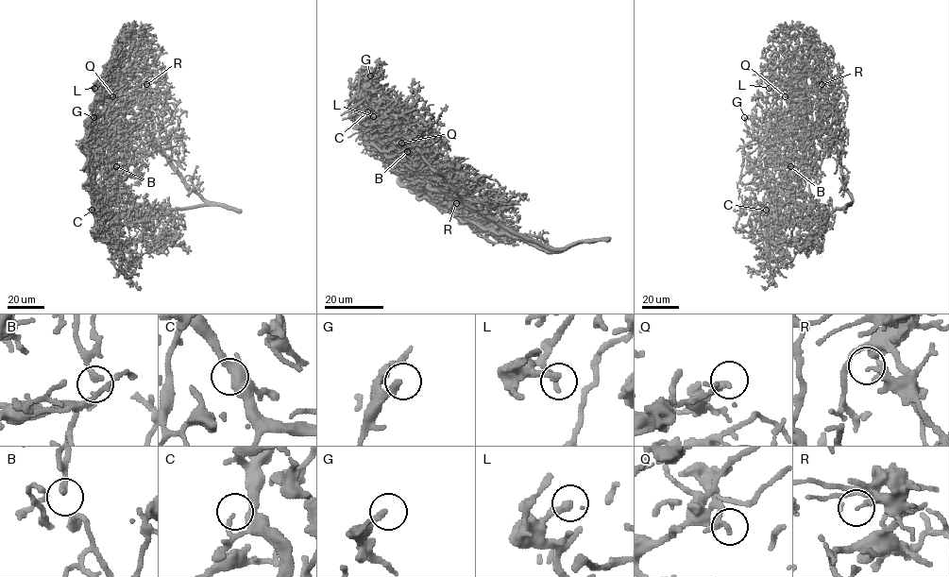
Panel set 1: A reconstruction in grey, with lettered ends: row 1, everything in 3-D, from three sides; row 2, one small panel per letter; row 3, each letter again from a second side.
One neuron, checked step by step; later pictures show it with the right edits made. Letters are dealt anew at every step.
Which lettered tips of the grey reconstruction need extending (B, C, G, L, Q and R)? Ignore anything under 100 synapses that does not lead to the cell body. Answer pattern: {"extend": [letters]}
{"extend": ["C"]}

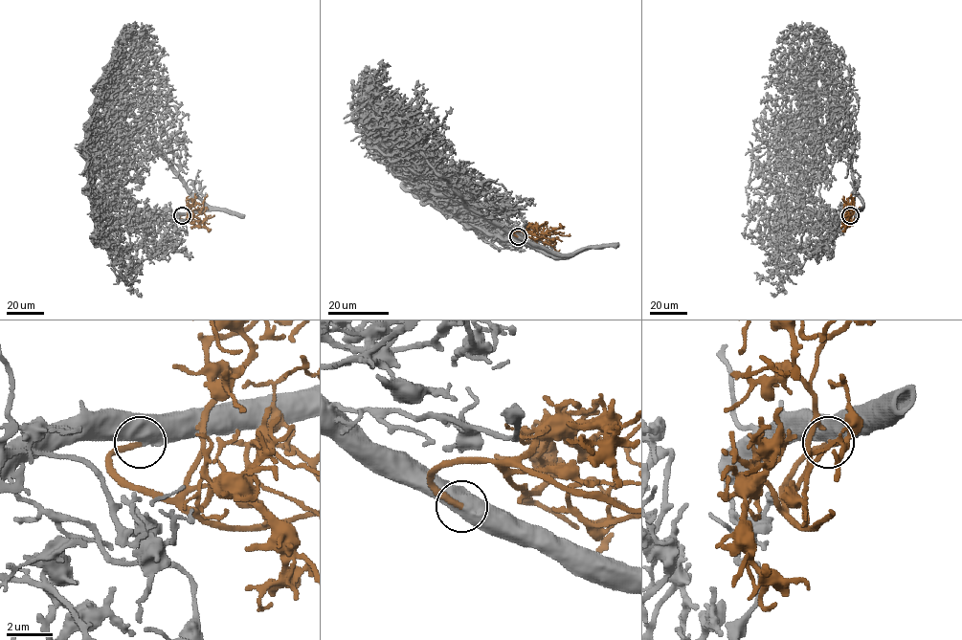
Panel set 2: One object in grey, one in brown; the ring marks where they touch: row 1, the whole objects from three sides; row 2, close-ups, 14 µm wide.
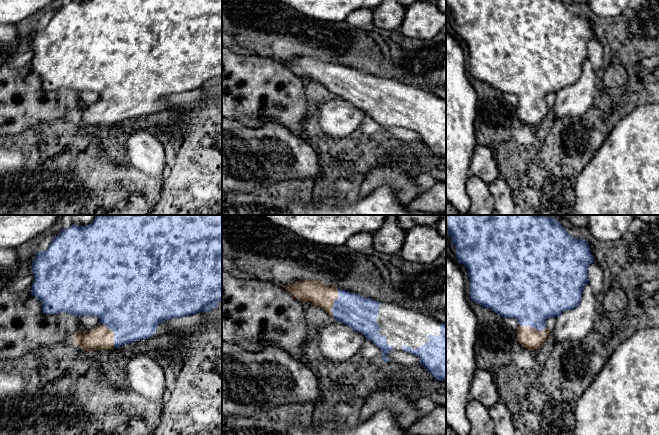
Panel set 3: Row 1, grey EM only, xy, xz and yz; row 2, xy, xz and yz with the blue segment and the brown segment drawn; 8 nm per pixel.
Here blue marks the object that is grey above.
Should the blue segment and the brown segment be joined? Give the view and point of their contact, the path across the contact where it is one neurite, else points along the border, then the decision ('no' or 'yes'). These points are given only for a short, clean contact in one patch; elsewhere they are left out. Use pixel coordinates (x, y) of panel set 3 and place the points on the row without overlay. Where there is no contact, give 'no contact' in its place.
meets blue in xz at (333, 78); runs through xz (359, 89), (333, 78), (311, 66), (305, 66); yes

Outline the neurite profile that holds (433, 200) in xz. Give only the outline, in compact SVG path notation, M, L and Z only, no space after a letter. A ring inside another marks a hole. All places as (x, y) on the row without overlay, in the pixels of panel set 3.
M436 182L429 190L411 201L408 209L427 213L445 213L446 182Z

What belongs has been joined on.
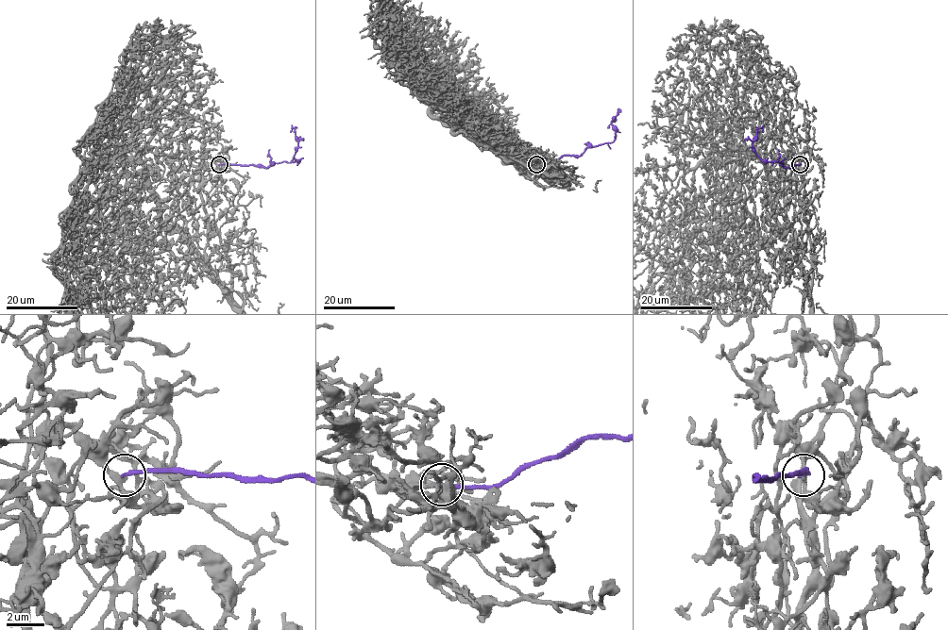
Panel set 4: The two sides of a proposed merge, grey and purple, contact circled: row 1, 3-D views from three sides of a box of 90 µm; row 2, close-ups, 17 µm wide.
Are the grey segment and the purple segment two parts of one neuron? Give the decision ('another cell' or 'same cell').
another cell

